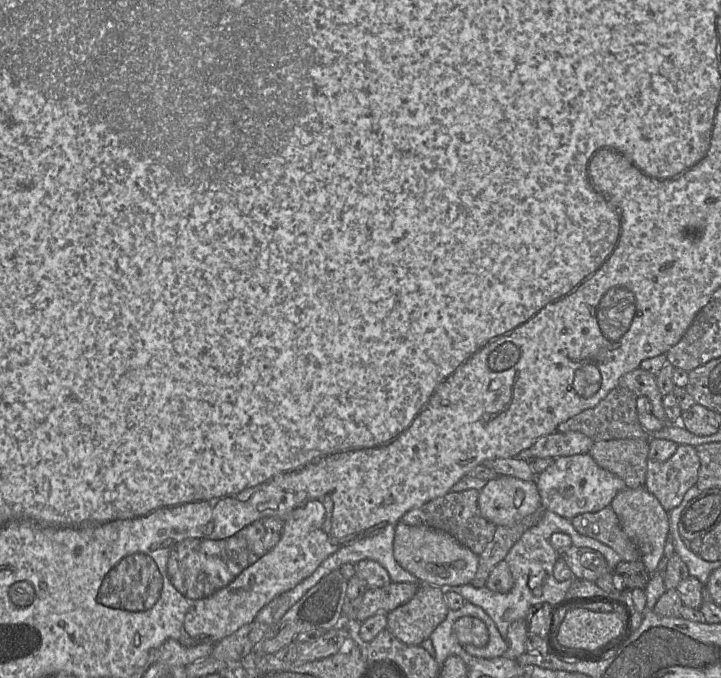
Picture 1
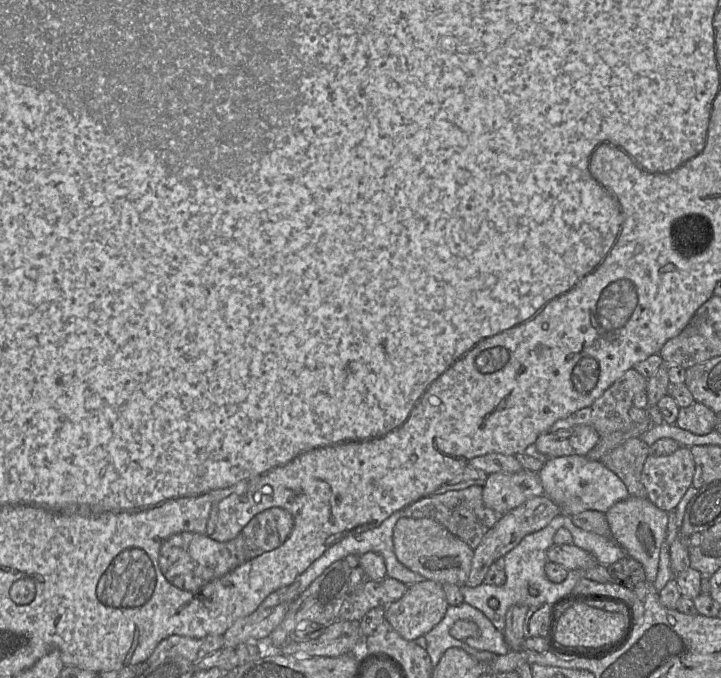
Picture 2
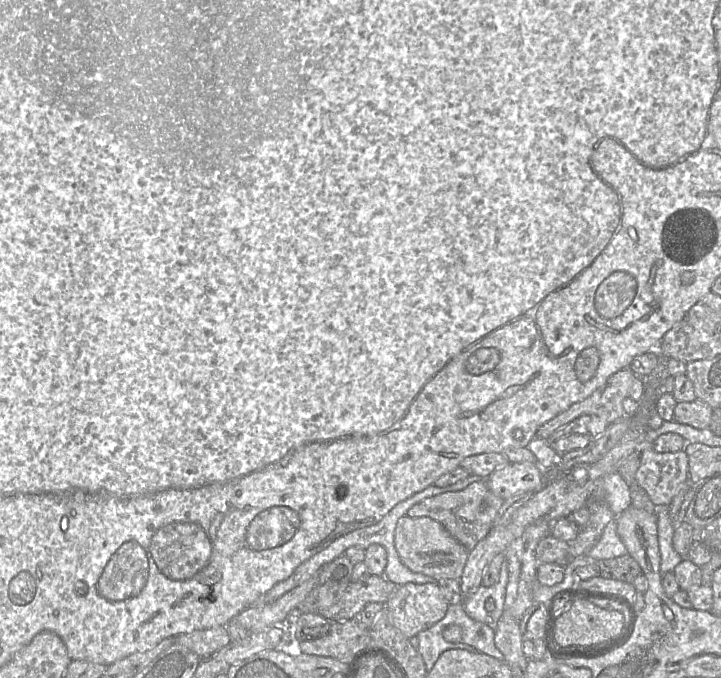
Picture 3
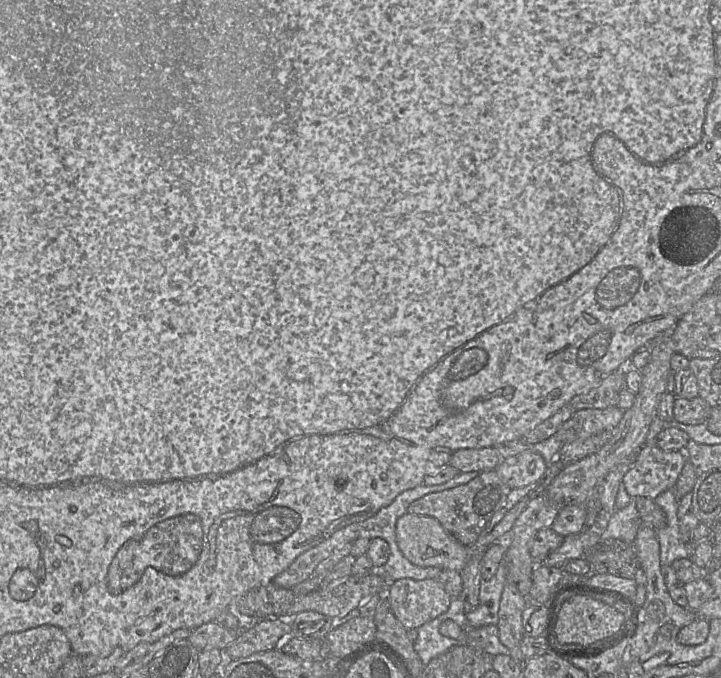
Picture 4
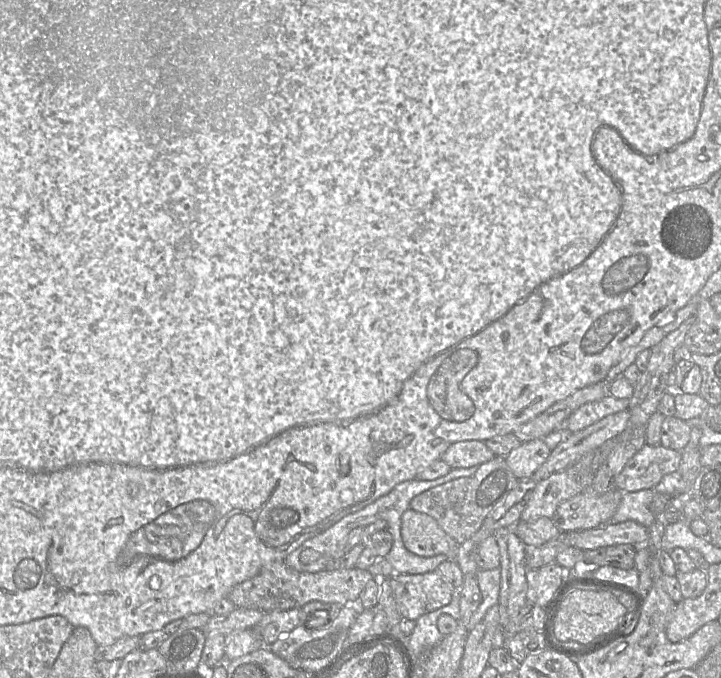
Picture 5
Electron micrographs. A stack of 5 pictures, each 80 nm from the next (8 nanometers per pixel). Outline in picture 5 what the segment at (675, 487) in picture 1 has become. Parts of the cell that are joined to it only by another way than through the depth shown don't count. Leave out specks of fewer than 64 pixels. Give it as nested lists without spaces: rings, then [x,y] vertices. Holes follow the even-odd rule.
[[[645,444],[615,477],[614,488],[622,493],[654,489],[665,475],[678,470],[681,452]]]

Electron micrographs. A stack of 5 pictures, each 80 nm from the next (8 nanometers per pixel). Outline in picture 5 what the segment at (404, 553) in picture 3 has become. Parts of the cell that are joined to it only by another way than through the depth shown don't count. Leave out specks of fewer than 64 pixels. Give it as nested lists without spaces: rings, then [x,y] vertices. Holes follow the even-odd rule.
[[[408,509],[401,518],[401,538],[405,548],[420,557],[443,554],[455,559],[458,544],[431,516]]]

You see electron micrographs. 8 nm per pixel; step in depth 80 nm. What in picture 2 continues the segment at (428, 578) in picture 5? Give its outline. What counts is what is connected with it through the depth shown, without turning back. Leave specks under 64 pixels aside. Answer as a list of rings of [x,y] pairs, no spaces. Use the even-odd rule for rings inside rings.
[[[425,580],[408,586],[399,600],[386,606],[385,619],[402,638],[415,641],[443,619],[448,606],[442,585]]]

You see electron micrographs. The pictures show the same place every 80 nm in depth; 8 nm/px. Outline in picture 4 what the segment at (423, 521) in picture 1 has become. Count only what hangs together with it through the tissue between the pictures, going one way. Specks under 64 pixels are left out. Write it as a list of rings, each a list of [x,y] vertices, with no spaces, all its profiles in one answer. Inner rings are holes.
[[[496,470],[480,472],[466,484],[426,494],[408,507],[408,512],[436,518],[441,525],[466,547],[474,544],[489,524],[492,516],[504,505],[512,489],[498,476]]]

